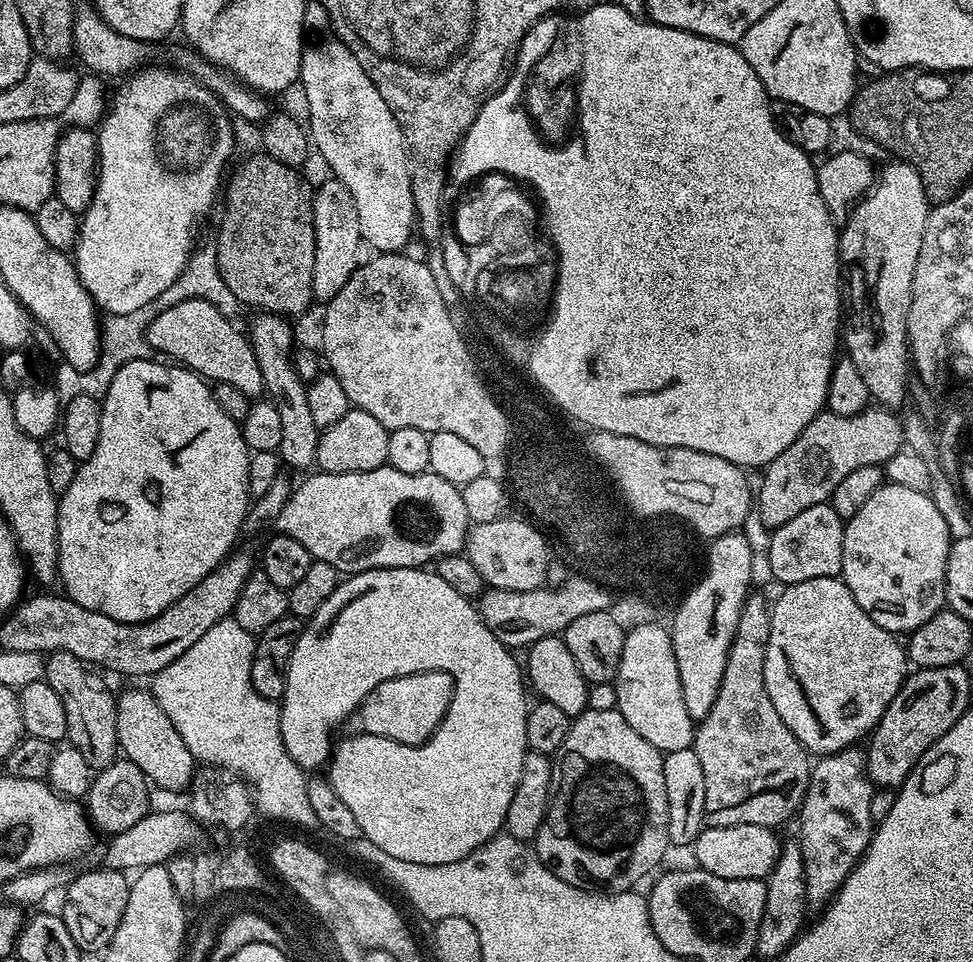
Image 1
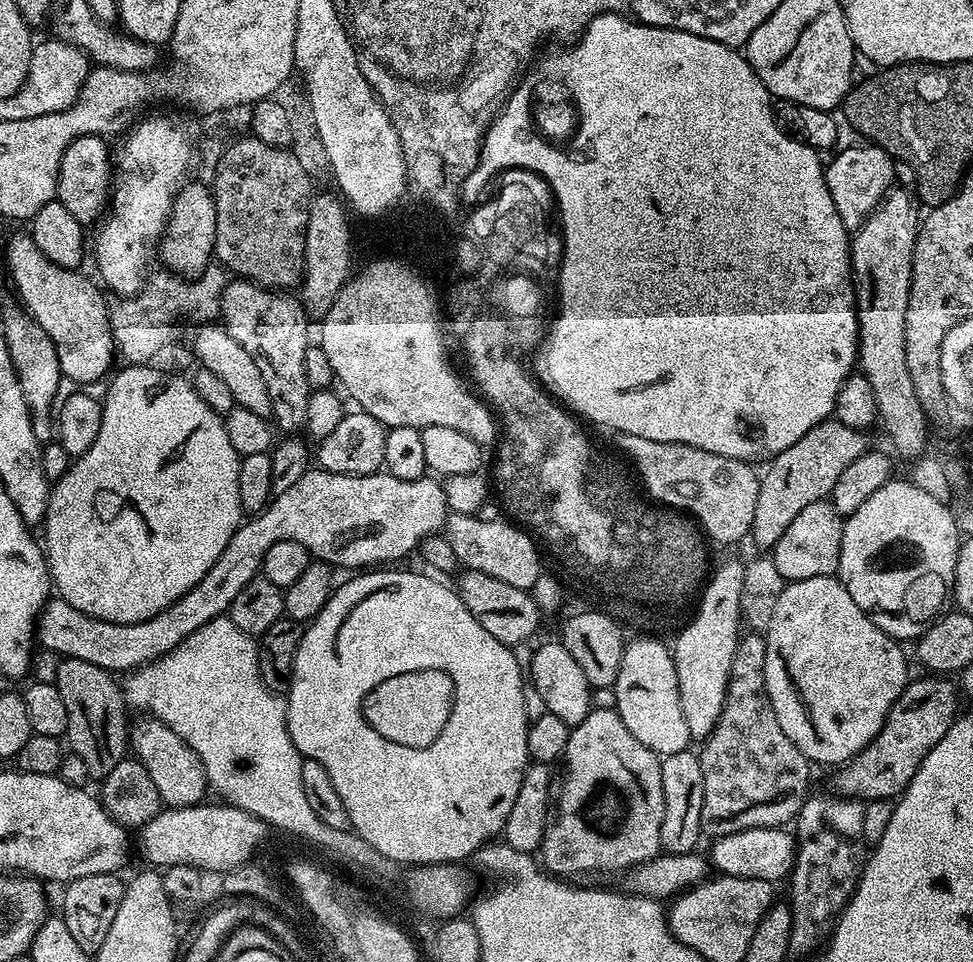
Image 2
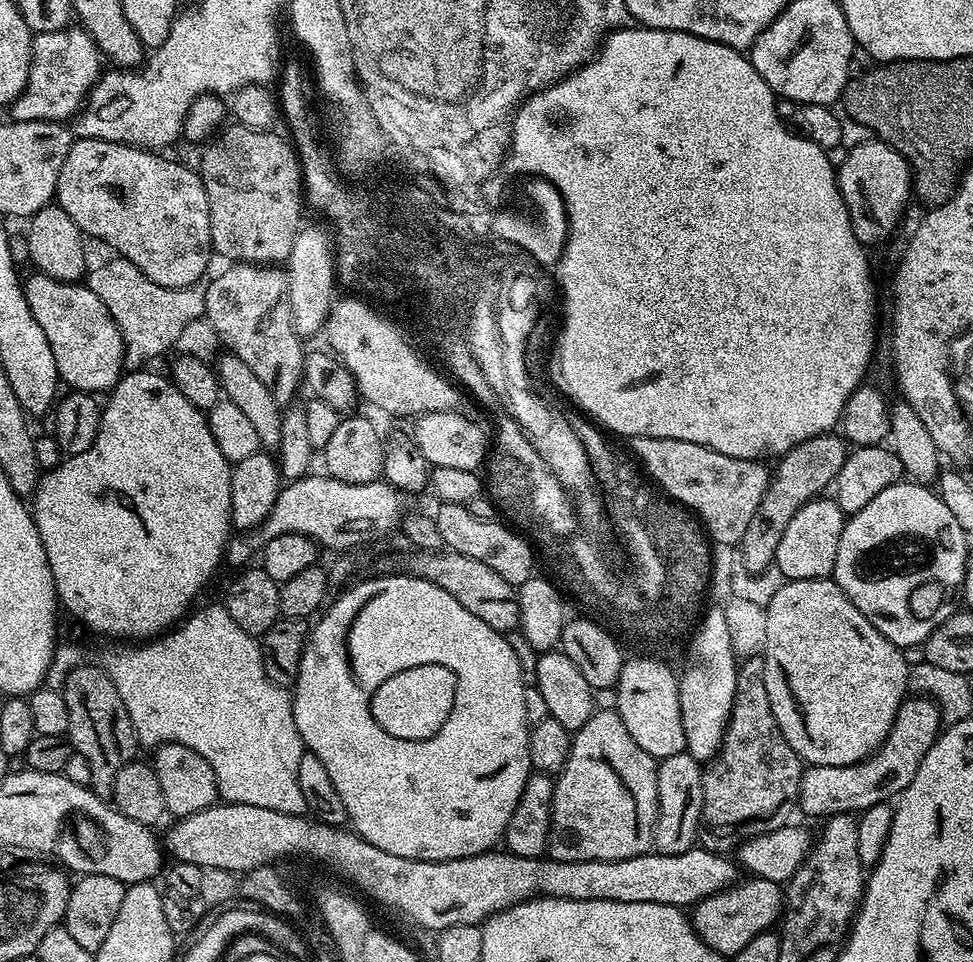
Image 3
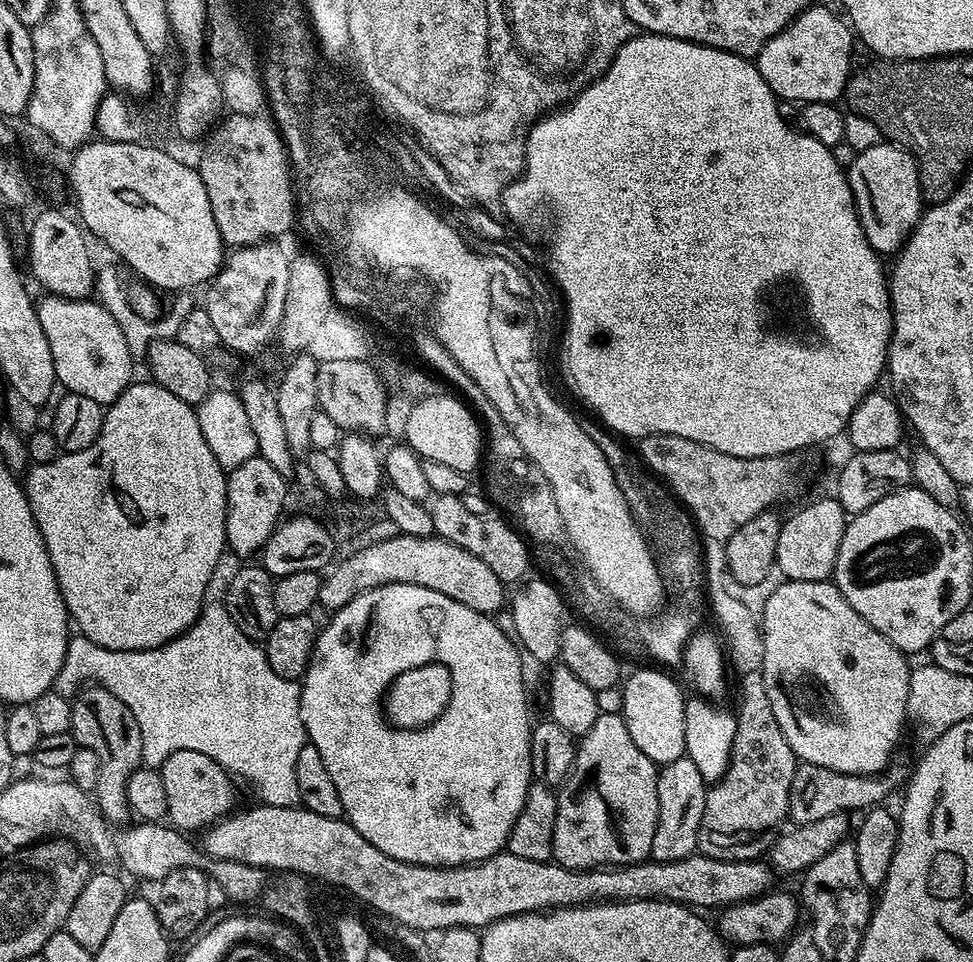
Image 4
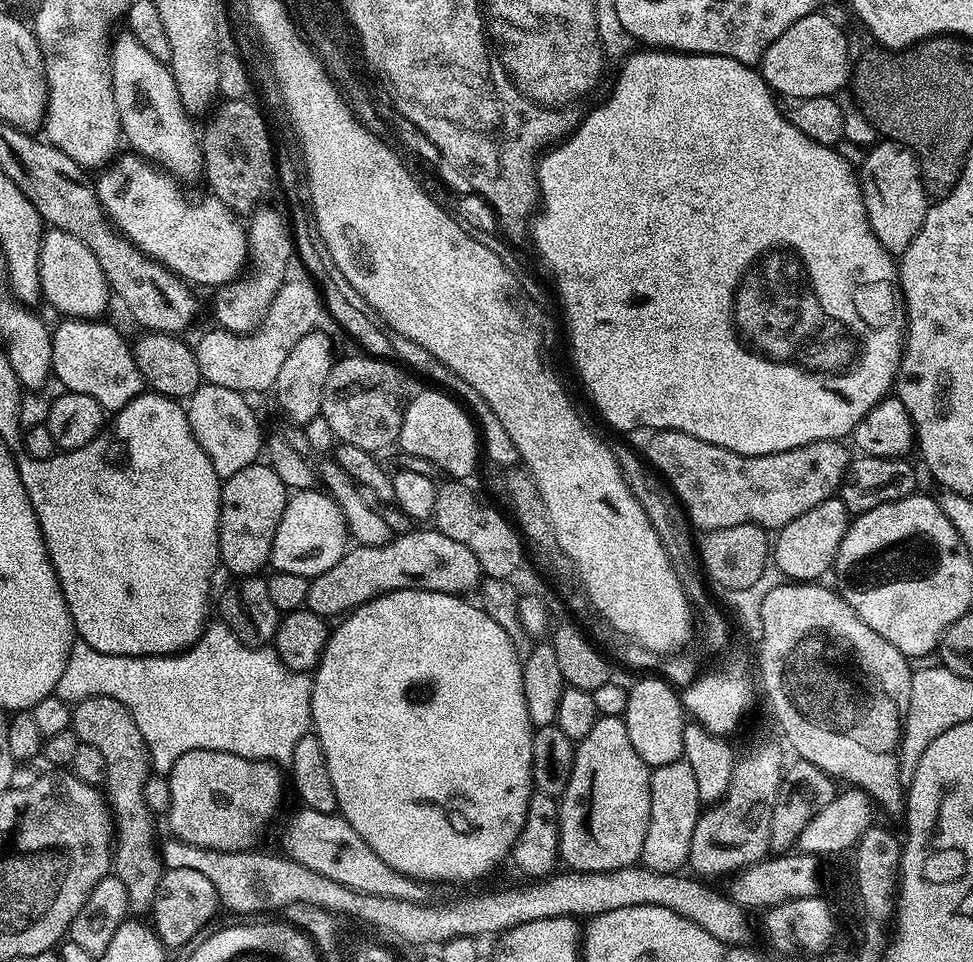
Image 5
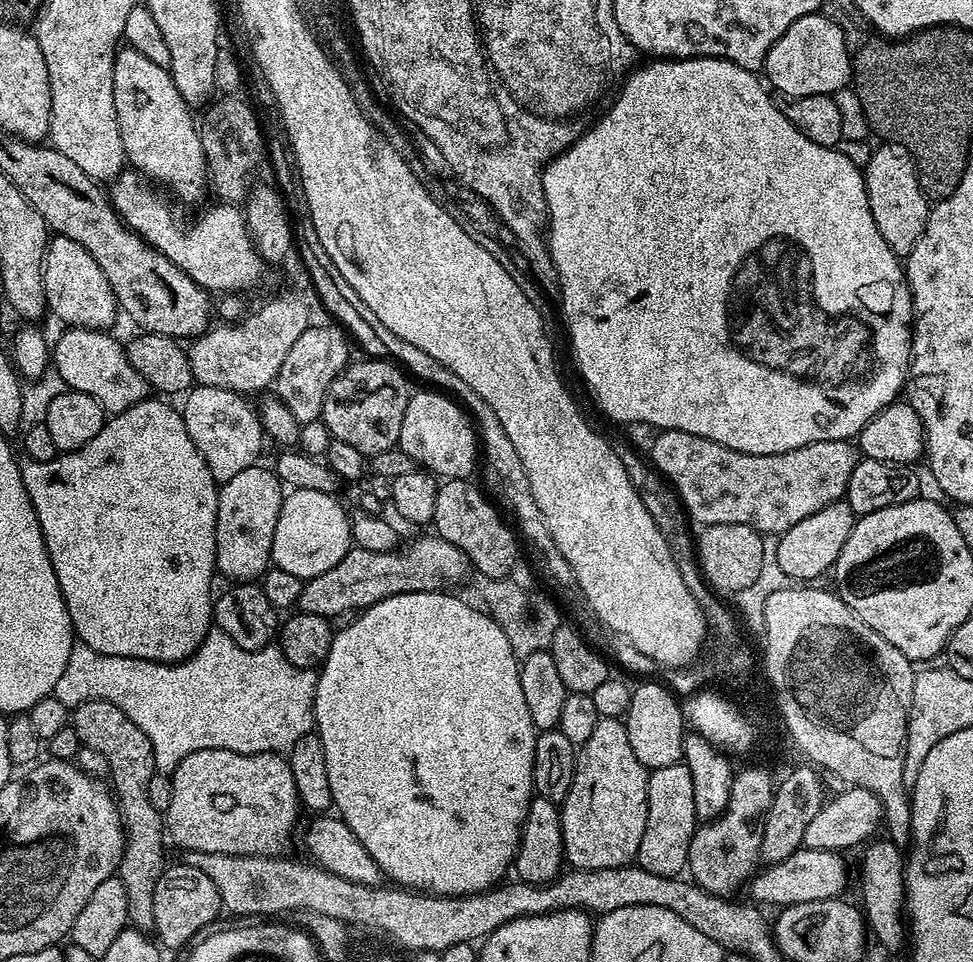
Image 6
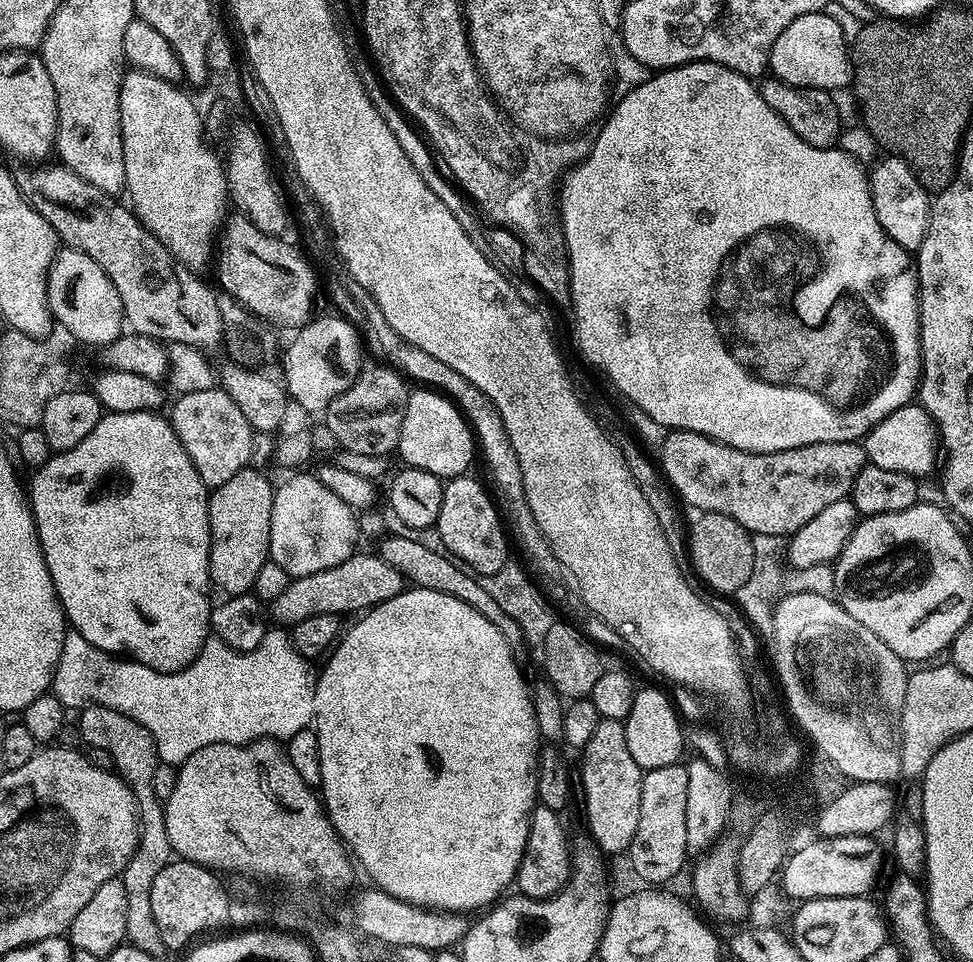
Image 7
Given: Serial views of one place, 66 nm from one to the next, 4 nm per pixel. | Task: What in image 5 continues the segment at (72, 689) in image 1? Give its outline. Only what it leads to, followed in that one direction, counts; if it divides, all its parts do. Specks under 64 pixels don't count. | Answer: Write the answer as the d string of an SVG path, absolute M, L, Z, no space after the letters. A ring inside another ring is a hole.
M87 696L72 709L71 731L80 743L96 747L106 762L102 792L114 825L114 875L126 886L129 909L136 914L147 913L166 869L155 844L154 813L143 796L144 784L150 777L150 761L142 730L138 730L138 722L130 718L130 710L122 702L109 696Z

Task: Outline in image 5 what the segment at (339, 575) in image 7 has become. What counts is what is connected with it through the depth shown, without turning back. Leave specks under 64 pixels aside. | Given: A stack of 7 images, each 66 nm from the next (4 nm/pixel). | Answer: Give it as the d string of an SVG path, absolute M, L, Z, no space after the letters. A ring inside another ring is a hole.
M435 527L417 528L393 535L384 545L349 547L334 566L312 577L306 607L325 618L340 618L366 602L398 590L441 592L461 598L467 597L467 592L475 593L481 587L482 573L474 553L462 546L462 542L446 538L446 534L437 532Z

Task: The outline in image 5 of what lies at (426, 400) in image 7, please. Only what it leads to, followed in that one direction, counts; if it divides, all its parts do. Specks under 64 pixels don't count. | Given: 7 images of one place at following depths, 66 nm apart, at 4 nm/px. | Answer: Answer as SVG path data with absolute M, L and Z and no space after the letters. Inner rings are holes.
M444 390L432 391L436 392L420 392L409 404L407 401L406 407L403 409L404 417L400 427L399 451L426 458L426 462L434 462L434 466L438 466L441 473L453 481L467 481L469 479L467 476L475 474L476 463L479 465L482 460L482 441L478 435L477 425L459 399L453 398Z

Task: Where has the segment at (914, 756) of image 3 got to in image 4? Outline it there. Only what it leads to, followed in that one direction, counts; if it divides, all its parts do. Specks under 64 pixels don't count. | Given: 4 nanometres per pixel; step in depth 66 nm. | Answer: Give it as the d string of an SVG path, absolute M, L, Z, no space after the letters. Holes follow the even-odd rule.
M801 763L794 770L794 782L790 782L790 800L788 802L787 819L793 825L818 822L818 818L826 818L835 812L859 813L883 805L884 799L903 785L906 772L895 766L889 766L874 776L851 776L830 770L826 766L814 766ZM849 808L849 809L848 809ZM860 808L860 809L859 809ZM852 811L852 812L851 812Z

